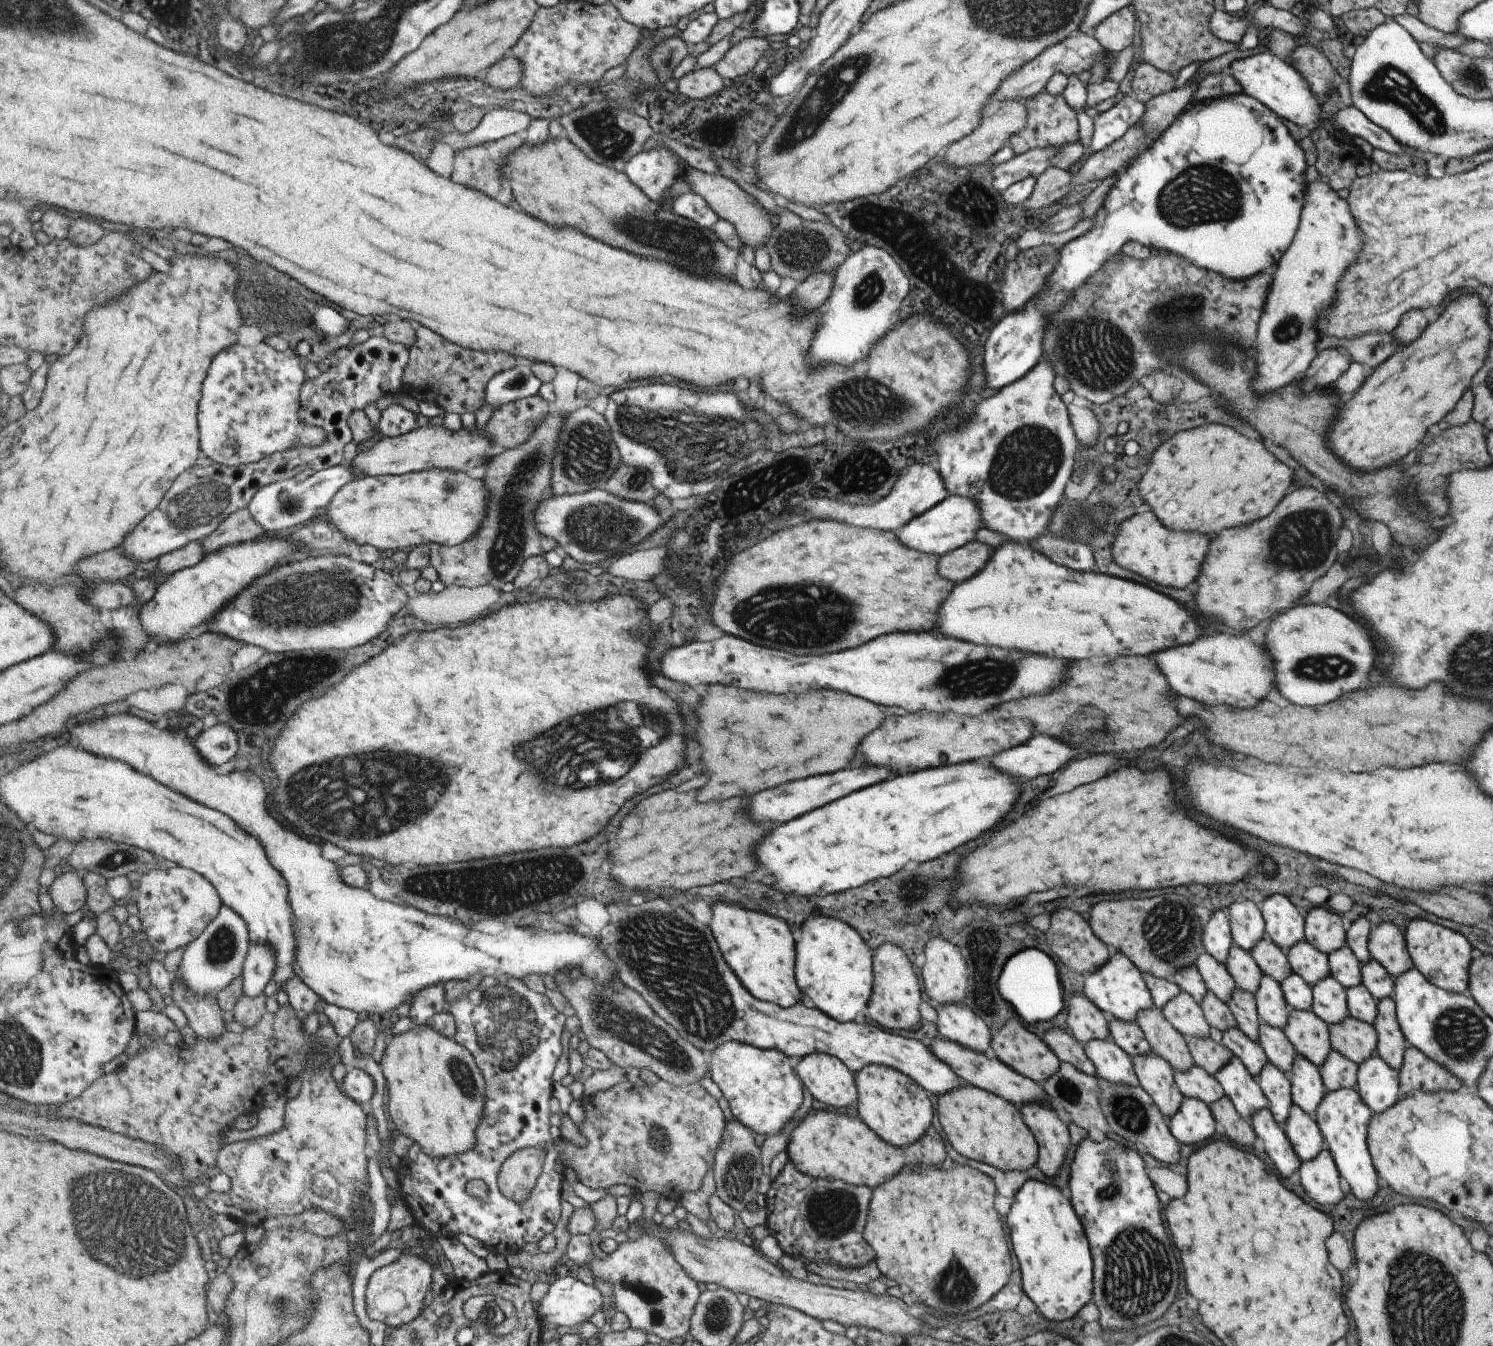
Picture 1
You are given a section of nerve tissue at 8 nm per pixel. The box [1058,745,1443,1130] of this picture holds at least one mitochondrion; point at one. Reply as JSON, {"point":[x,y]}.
{"point":[1169,930]}

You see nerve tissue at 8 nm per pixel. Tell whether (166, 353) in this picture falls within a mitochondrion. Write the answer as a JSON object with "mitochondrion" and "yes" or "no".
{"mitochondrion":"yes"}

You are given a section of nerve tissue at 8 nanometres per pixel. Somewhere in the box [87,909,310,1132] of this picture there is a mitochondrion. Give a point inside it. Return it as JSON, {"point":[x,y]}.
{"point":[221,949]}

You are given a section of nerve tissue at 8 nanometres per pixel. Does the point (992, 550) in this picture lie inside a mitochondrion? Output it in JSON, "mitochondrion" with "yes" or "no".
{"mitochondrion":"no"}

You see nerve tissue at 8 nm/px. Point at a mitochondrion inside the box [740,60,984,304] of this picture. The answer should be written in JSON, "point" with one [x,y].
{"point":[802,250]}

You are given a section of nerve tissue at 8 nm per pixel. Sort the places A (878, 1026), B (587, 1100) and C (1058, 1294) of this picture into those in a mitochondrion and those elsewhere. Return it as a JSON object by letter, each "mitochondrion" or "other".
{"A":"other","B":"other","C":"other"}

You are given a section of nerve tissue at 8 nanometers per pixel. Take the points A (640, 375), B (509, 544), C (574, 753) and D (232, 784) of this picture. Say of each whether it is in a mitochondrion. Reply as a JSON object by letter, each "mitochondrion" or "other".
{"A":"other","B":"mitochondrion","C":"mitochondrion","D":"other"}

